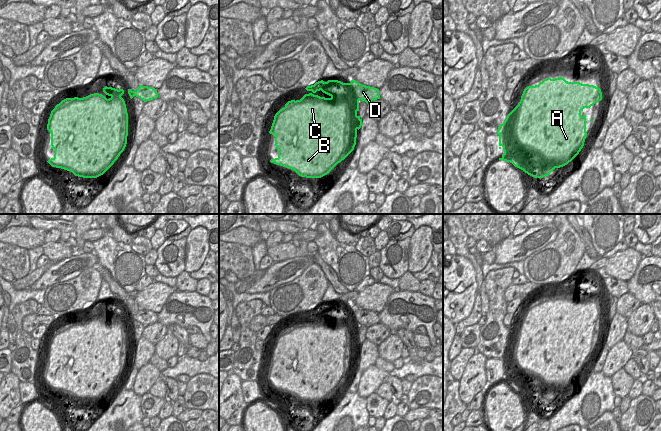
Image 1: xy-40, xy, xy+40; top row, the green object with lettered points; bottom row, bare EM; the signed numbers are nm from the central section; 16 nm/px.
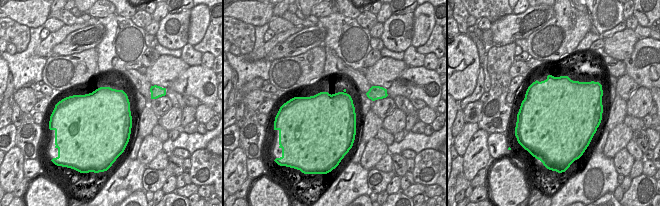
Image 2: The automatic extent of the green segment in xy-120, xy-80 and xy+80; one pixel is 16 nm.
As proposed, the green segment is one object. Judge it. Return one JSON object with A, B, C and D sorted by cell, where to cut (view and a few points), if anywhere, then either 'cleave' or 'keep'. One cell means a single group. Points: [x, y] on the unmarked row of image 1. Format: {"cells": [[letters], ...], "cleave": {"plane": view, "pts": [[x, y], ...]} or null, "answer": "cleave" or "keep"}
{"cells": [["A", "B", "C"], ["D"]], "cleave": {"plane": "xy+40", "pts": [[575, 306], [575, 319], [579, 323], [592, 323], [596, 326]]}, "answer": "cleave"}

